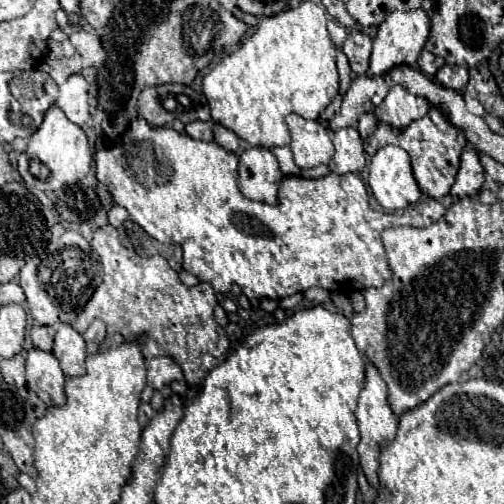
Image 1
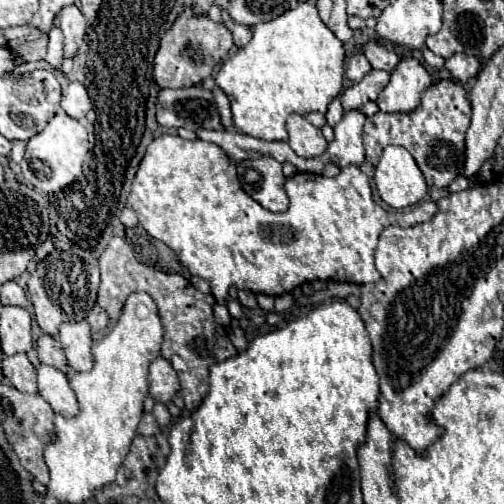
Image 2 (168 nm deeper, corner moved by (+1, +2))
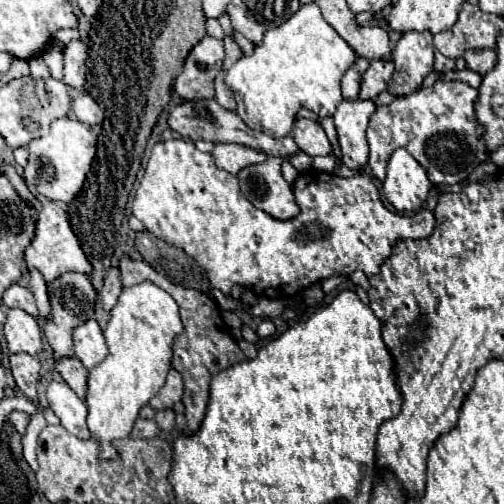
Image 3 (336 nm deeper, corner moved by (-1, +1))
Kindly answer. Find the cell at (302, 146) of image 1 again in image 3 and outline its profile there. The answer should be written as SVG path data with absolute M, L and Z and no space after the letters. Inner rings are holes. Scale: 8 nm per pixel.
M298 118L294 122L292 138L298 144L298 148L308 156L328 156L332 150L322 126L306 118Z

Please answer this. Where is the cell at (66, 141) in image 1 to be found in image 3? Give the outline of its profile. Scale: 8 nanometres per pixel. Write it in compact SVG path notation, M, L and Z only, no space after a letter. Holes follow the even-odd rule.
M58 118L52 122L52 128L46 136L28 144L28 166L24 168L24 180L40 196L68 204L80 192L94 154L96 136L88 130L88 126L72 118Z

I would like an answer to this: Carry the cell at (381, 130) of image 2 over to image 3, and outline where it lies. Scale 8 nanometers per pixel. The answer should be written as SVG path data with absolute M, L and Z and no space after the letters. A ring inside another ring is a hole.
M436 80L430 88L420 88L408 98L396 98L390 106L376 108L366 130L370 146L368 166L372 174L382 180L386 176L390 154L398 146L404 146L422 164L432 184L440 186L462 182L478 164L488 160L482 130L474 116L476 96L478 90L460 80Z

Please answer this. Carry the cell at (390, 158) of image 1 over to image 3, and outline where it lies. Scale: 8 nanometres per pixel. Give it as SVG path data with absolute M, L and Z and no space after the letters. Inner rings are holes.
M396 148L386 166L384 196L398 212L414 212L424 206L432 182L406 148Z

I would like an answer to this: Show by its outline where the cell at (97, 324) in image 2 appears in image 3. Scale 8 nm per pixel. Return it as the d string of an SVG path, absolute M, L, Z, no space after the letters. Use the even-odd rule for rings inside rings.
M110 268L104 276L104 286L100 290L100 298L102 298L102 306L106 312L110 312L116 302L118 302L118 296L122 292L122 286L120 286L120 278L118 278L118 270L116 268Z

